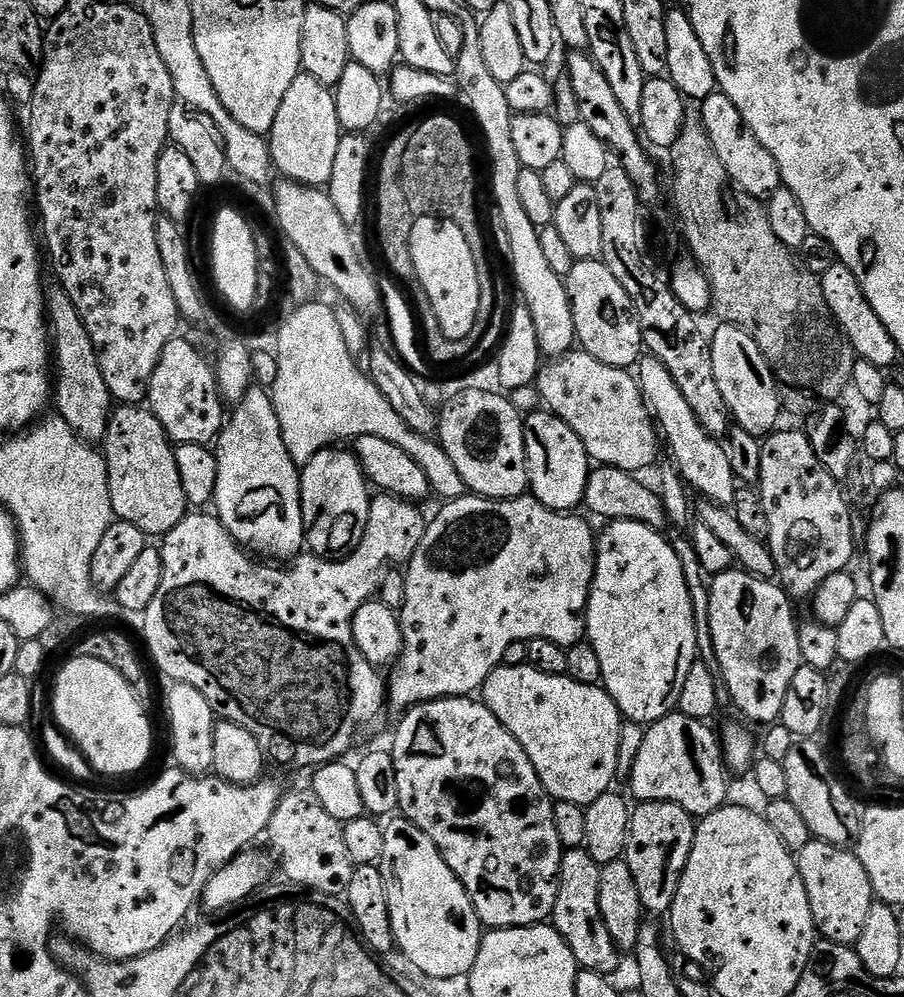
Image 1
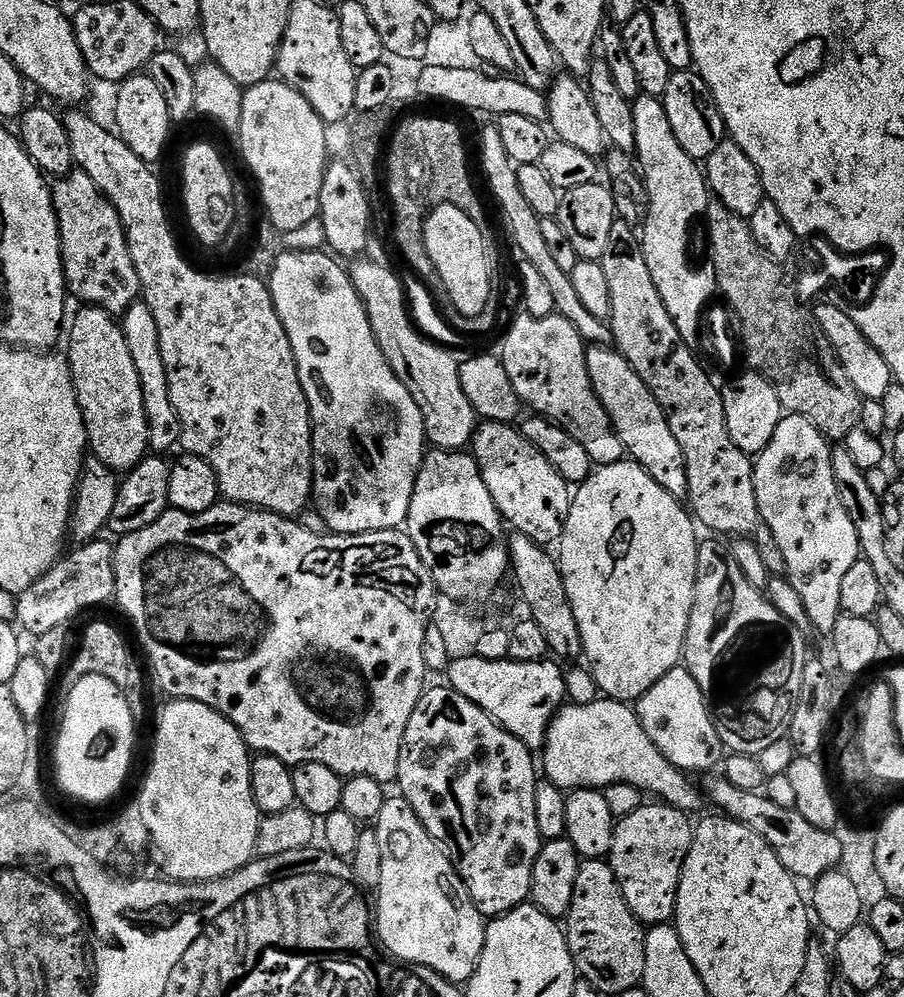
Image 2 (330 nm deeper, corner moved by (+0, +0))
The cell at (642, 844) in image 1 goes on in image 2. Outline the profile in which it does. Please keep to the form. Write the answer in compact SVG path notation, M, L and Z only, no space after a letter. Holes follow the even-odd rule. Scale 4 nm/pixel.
M648 802L644 807L634 810L634 814L623 817L614 830L610 863L614 874L620 879L620 889L630 910L645 926L666 924L675 917L678 882L682 874L682 866L686 862L686 854L692 845L694 831L693 821L688 820L691 819L671 804Z

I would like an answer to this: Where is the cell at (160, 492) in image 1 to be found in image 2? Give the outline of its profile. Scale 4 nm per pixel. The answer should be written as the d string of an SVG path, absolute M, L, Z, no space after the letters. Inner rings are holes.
M84 306L79 310L73 320L71 317L66 332L66 340L69 340L66 359L88 431L90 452L111 472L127 474L150 452L142 382L138 382L138 369L134 367L121 321L101 308Z

